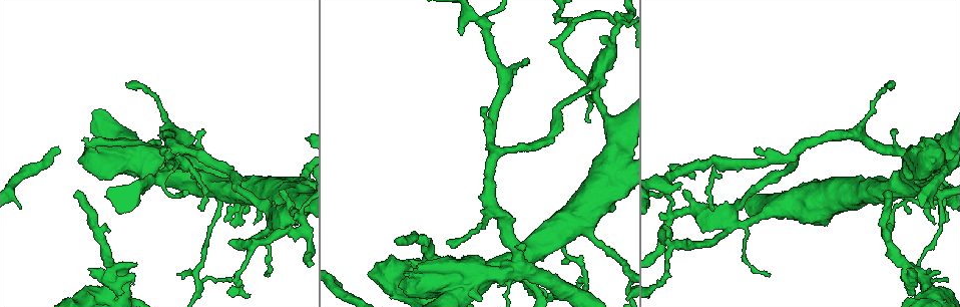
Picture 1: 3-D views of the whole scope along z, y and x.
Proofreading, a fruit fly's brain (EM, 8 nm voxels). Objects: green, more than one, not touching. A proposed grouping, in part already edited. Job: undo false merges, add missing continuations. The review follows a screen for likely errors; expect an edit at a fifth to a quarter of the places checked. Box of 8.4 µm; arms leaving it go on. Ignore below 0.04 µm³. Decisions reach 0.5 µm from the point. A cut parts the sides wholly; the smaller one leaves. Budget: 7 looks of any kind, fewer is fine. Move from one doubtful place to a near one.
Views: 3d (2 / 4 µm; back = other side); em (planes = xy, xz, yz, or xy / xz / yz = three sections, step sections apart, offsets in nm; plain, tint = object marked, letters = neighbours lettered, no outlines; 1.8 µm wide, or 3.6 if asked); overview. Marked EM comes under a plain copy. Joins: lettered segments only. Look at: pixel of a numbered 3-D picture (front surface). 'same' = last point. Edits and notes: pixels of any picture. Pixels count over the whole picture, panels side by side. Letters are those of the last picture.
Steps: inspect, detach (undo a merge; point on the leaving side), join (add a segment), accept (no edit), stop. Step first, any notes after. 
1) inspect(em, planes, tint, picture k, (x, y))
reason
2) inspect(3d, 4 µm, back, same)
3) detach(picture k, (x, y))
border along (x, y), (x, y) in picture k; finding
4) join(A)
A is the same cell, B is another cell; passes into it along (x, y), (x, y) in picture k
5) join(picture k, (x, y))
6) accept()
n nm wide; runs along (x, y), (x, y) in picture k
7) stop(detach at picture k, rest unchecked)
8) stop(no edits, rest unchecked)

inspect(em, 3.6 µm, yz, step 16, letters, picture 1, (888, 191))
branch stops here

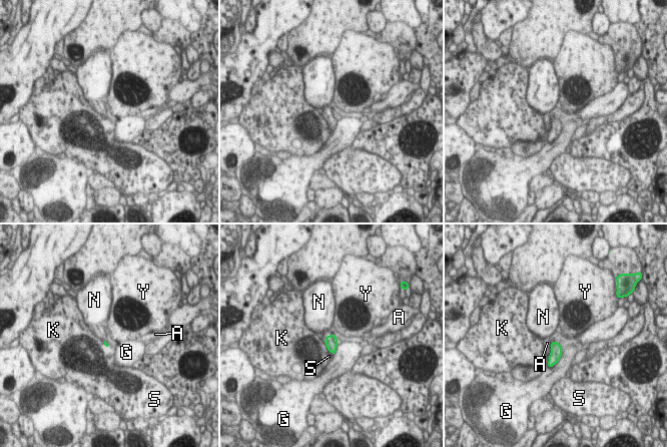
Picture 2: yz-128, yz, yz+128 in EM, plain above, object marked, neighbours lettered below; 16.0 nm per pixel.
inspect(em, 3.6 µm, planes, letters, same)

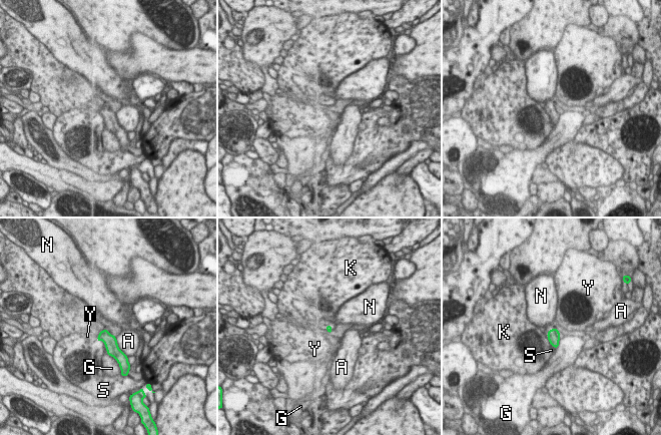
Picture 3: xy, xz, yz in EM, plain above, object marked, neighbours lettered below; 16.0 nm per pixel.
accept()
A, G, K, N, S and Y are other cells; border along (554, 328), (549, 331) in picture 3; no lettered segment goes on from it

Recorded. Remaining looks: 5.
inspect(3d, 4 µm, picture 1, (667, 177))
arms part here

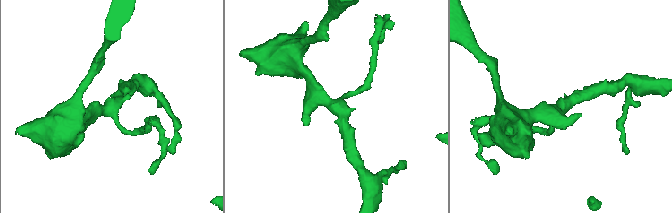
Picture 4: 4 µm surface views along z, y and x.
inspect(em, xy, step 4, letters, picture 4, (108, 108))
now the EM

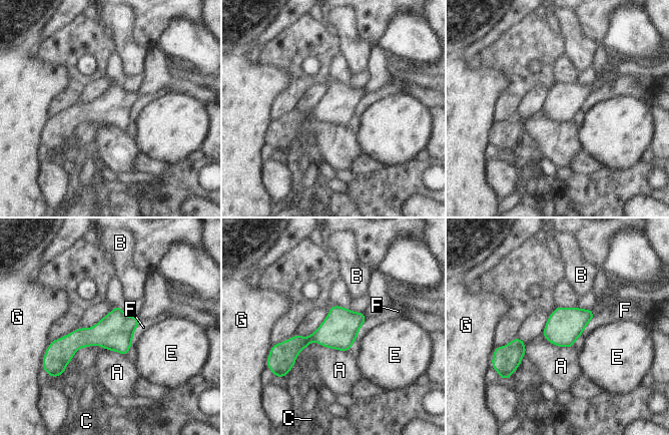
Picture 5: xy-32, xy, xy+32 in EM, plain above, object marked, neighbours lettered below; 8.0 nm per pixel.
inspect(em, planes, letters, same)

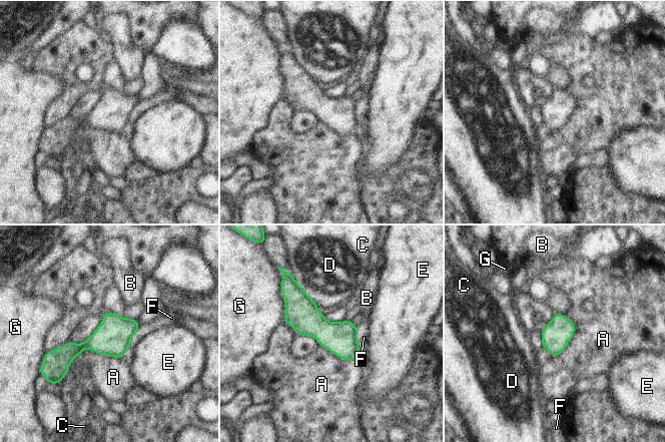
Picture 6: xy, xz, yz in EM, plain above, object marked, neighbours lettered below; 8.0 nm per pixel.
accept()
A, B, C, D, E, F and G are other cells; continuous, no second neuron

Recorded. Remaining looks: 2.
stop(no edits, rest unchecked)

